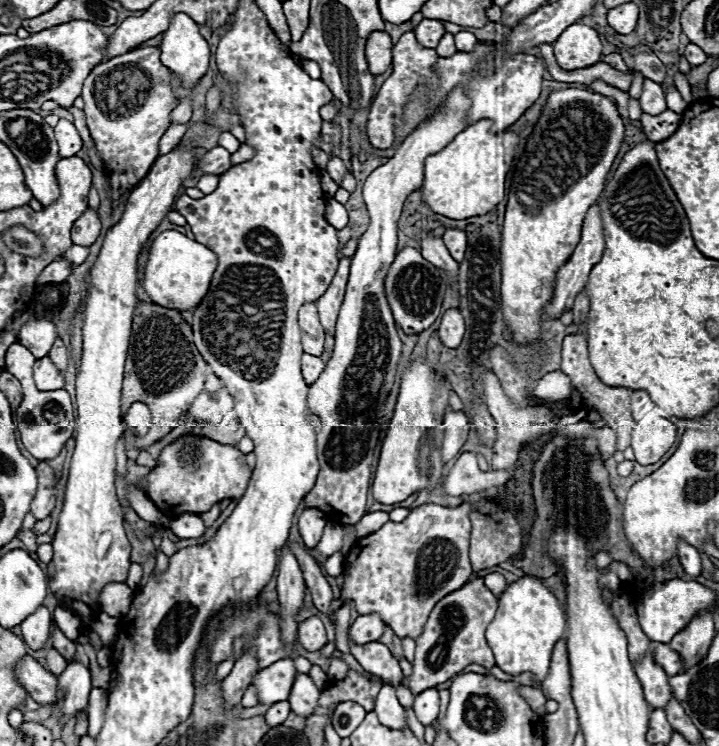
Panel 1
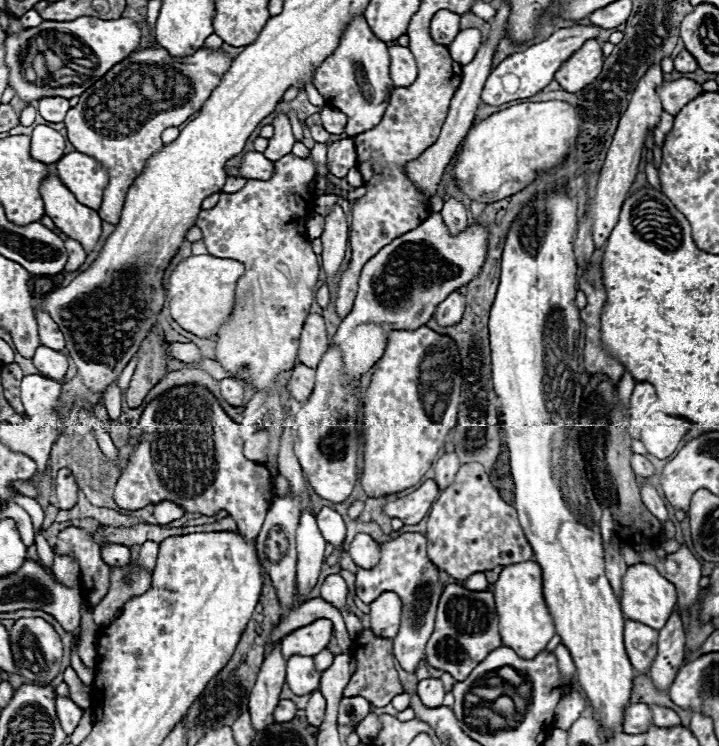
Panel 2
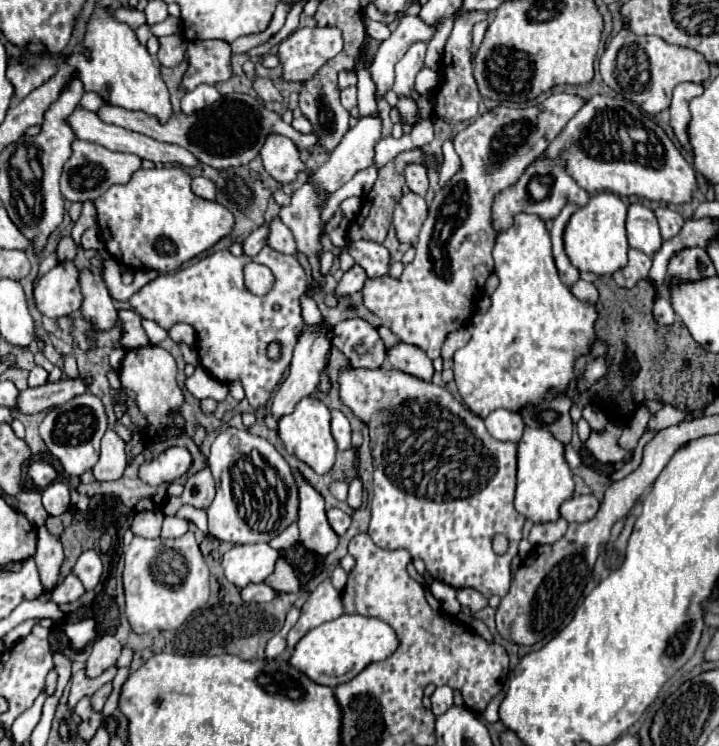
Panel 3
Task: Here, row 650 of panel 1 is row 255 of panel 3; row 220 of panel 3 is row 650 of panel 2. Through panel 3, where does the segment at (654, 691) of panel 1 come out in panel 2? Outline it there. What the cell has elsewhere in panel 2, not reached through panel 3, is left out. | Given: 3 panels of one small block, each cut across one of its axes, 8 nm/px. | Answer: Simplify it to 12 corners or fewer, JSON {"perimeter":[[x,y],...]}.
{"perimeter":[[626,620],[624,642],[638,674],[656,658],[658,632]]}

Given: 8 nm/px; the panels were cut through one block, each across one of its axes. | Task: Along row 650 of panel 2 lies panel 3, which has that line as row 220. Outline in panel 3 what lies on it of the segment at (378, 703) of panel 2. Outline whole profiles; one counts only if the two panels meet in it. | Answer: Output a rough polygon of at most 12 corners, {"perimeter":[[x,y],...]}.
{"perimeter":[[422,150],[400,152],[378,174],[348,226],[350,240],[384,242],[402,196],[404,166],[426,162]]}

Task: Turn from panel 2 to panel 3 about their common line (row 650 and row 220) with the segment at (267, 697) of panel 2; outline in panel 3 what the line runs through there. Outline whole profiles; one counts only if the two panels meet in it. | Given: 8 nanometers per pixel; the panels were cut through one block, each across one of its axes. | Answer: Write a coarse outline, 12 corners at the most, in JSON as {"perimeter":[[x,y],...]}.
{"perimeter":[[274,218],[268,246],[282,254],[296,254],[290,228]]}

